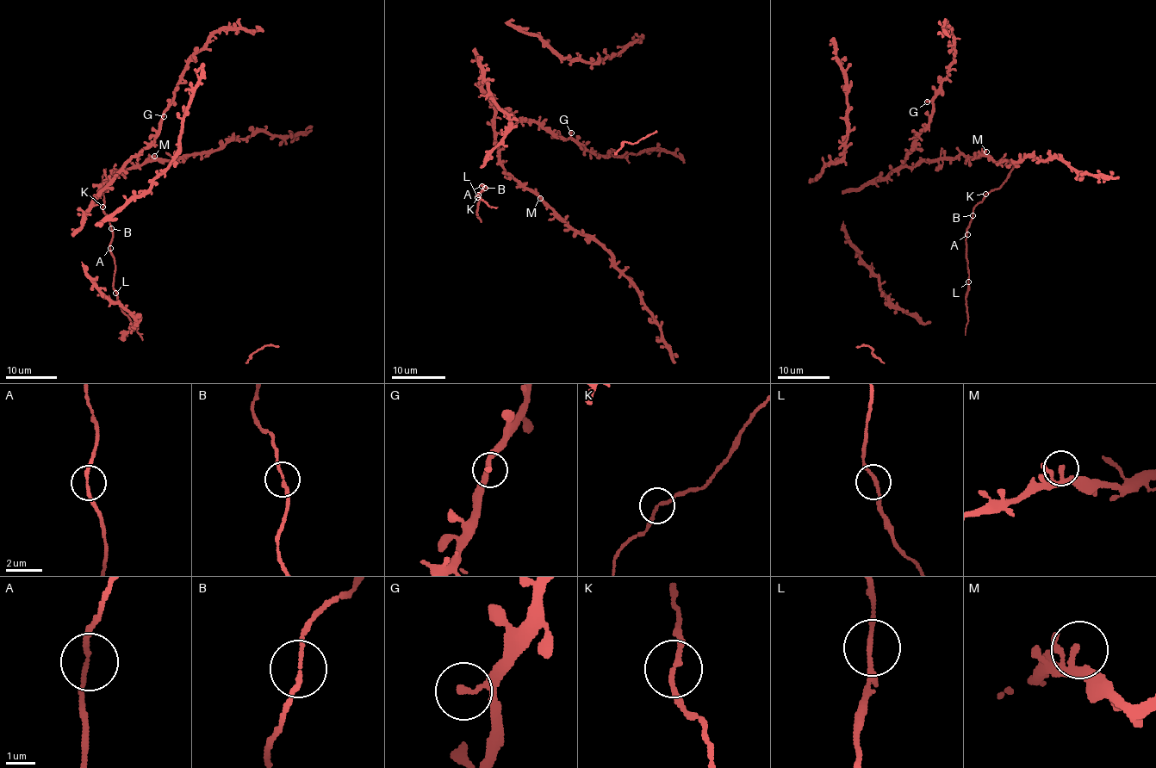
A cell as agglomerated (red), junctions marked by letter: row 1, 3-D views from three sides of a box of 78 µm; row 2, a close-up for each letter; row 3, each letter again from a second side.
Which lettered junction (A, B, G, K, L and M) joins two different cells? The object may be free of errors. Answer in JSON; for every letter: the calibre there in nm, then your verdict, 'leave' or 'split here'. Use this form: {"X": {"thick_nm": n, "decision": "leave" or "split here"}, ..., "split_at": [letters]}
{"A": {"thick_nm": 150, "decision": "leave"}, "B": {"thick_nm": 150, "decision": "leave"}, "G": {"thick_nm": 240, "decision": "leave"}, "K": {"thick_nm": 160, "decision": "leave"}, "L": {"thick_nm": 150, "decision": "leave"}, "M": {"thick_nm": 170, "decision": "leave"}, "split_at": []}

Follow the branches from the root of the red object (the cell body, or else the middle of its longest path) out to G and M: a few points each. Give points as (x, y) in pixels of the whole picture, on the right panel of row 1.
G: (889, 173), (901, 164), (912, 148), (913, 139), (928, 124), (933, 104), (927, 102)
M: (889, 173), (904, 167), (914, 167), (923, 161), (956, 158), (960, 154), (975, 158), (986, 151)

